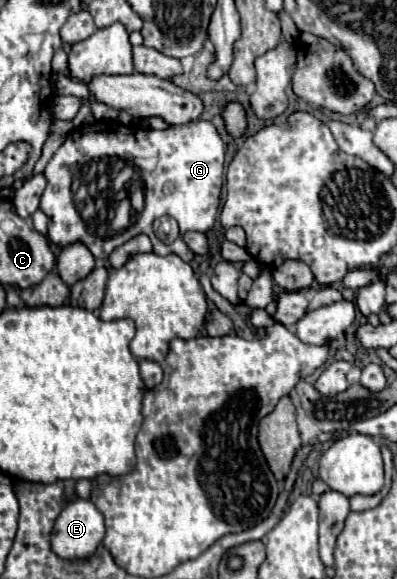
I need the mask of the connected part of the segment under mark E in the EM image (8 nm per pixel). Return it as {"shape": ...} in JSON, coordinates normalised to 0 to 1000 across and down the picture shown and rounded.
{"shape":[[[171,850],[166,867],[156,874],[156,884],[141,895],[141,905],[131,915],[131,950],[151,964],[166,964],[166,967],[217,964],[247,946],[257,929],[262,929],[262,891],[257,891],[257,884],[227,864],[202,860],[186,850]]]}

